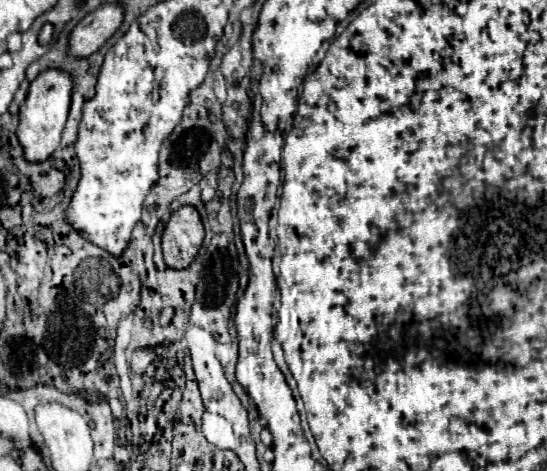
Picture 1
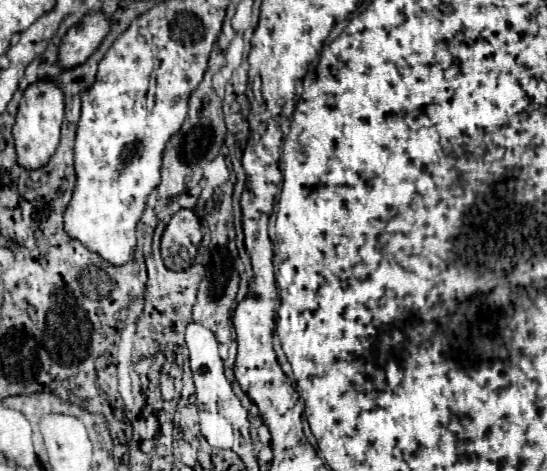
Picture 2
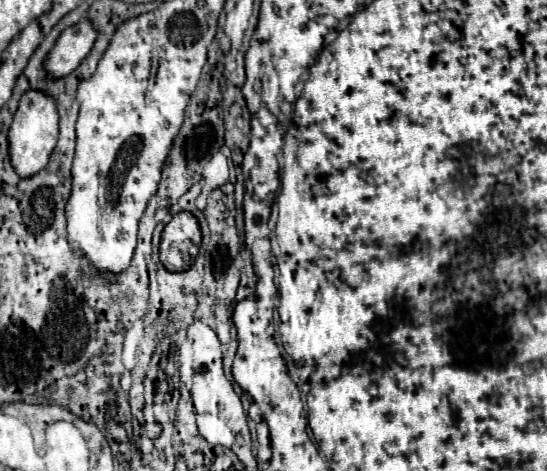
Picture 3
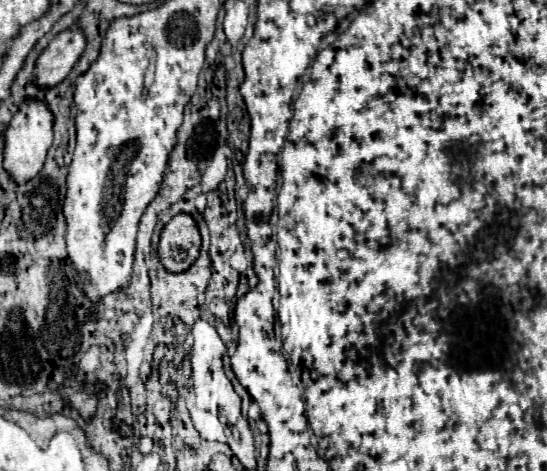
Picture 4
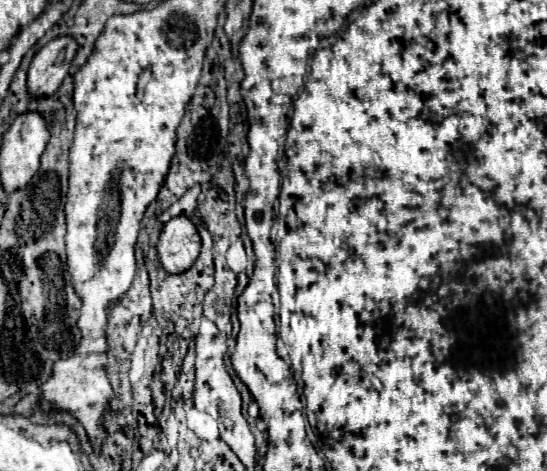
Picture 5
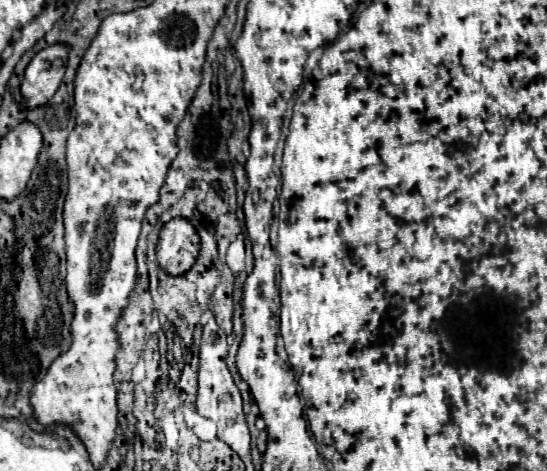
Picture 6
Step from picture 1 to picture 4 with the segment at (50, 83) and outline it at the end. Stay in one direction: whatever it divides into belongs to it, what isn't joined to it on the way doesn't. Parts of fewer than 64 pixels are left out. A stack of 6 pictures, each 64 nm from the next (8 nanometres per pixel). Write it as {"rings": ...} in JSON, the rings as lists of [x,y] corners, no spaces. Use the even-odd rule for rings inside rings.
{"rings":[[[26,100],[20,110],[14,114],[6,134],[4,134],[4,170],[10,174],[16,184],[24,184],[32,180],[44,166],[46,152],[52,146],[52,114],[44,102],[38,100]]]}

